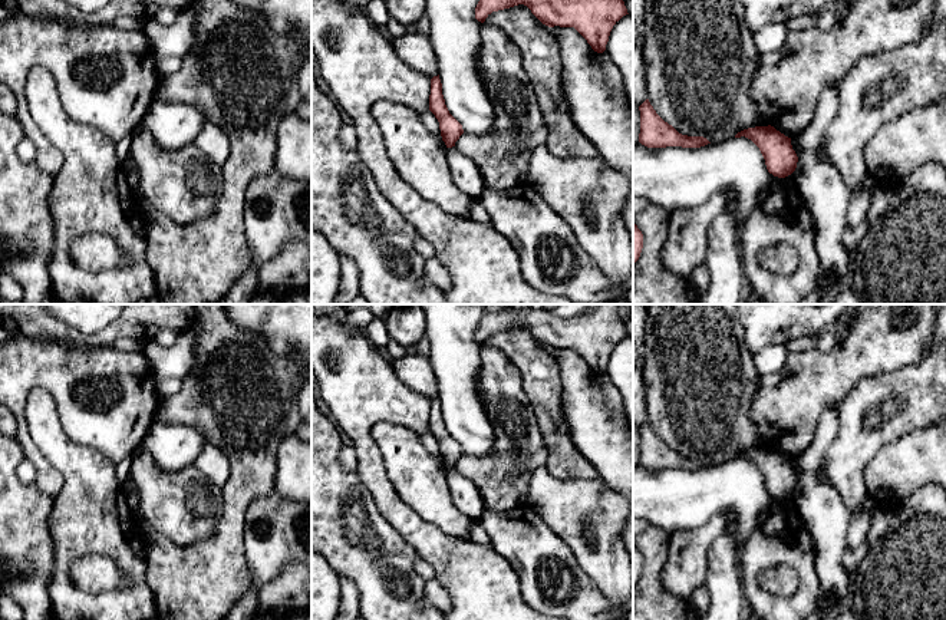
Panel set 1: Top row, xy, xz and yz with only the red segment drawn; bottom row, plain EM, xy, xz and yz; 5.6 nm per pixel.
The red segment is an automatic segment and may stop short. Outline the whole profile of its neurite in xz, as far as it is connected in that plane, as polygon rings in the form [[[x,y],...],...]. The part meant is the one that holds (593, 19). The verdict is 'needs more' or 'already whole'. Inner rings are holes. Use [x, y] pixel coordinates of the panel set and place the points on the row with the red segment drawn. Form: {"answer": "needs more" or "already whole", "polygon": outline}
{"answer": "already whole", "polygon": [[[479,0],[475,7],[475,19],[481,23],[492,13],[518,4],[527,6],[545,26],[574,27],[597,53],[606,50],[613,26],[627,13],[623,0]]]}

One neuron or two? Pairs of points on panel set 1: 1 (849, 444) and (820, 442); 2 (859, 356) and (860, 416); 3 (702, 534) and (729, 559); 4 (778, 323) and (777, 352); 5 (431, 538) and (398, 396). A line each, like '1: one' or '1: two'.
1: two
2: two
3: two
4: two
5: one

